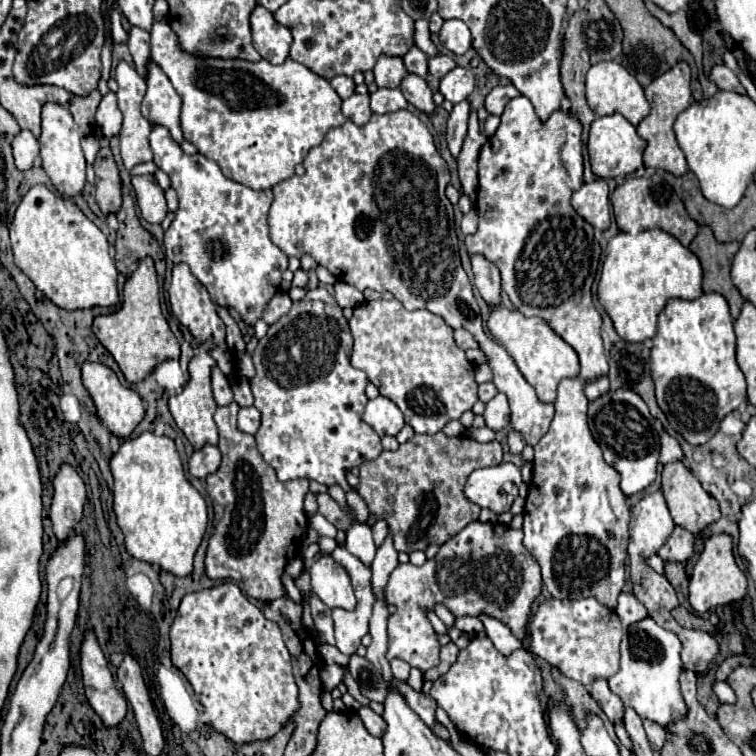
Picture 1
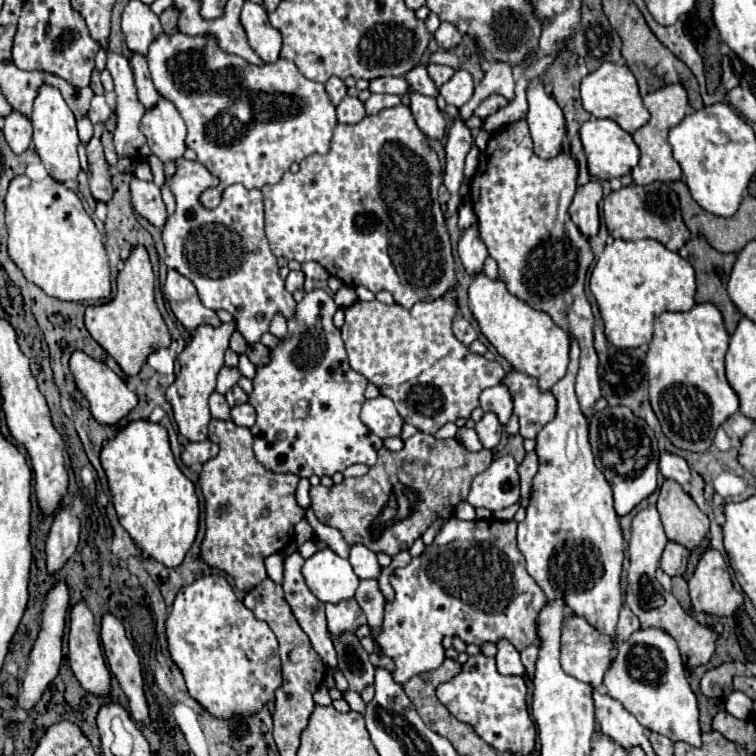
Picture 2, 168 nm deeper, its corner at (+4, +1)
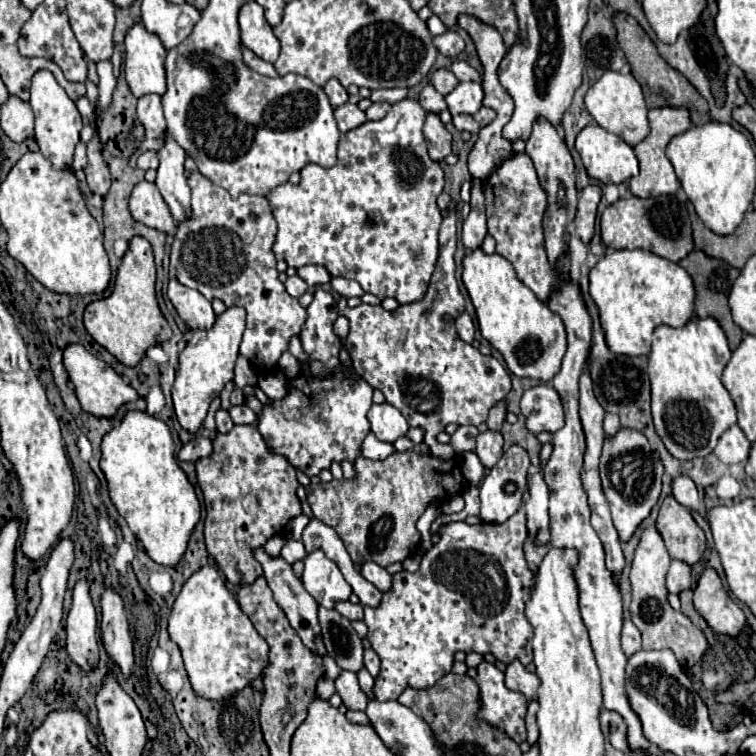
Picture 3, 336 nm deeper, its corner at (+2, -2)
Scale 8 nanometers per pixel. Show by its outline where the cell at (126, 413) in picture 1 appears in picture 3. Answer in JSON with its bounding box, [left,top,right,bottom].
[63,343,139,419]

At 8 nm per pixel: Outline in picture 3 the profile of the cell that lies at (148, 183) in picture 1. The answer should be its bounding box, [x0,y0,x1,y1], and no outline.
[129,181,177,235]

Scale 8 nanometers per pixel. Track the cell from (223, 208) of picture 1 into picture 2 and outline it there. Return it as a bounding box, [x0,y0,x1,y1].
[163,158,297,346]

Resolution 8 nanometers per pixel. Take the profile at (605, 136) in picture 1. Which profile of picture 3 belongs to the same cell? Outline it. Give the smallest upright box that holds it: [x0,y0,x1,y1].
[575,125,639,185]

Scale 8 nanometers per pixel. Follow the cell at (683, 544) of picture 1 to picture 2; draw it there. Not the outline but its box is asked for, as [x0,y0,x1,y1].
[661,542,689,576]

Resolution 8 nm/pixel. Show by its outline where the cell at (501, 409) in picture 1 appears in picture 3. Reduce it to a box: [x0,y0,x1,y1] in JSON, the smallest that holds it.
[475,429,503,469]

